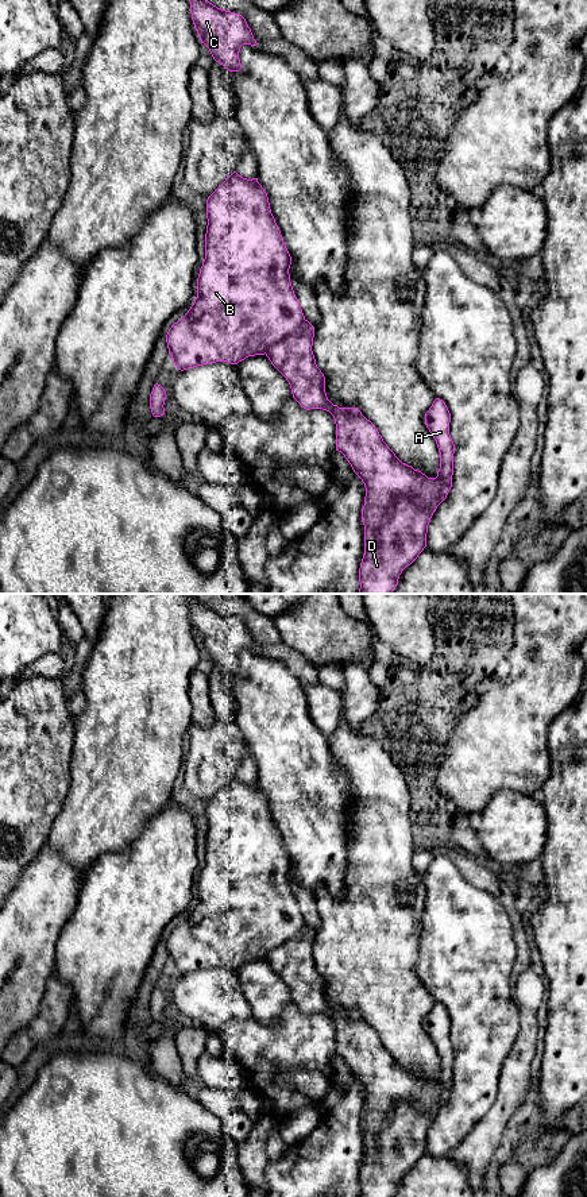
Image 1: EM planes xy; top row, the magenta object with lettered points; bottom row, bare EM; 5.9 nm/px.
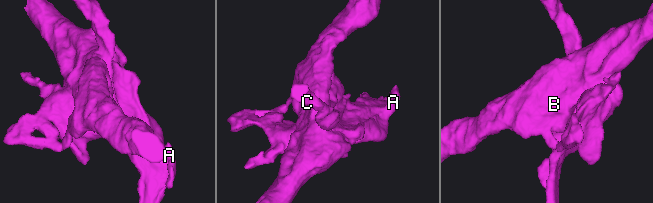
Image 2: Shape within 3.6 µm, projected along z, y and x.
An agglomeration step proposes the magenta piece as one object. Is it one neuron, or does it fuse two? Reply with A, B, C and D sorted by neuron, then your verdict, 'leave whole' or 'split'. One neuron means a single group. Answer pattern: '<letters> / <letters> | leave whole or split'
A C D / B | split

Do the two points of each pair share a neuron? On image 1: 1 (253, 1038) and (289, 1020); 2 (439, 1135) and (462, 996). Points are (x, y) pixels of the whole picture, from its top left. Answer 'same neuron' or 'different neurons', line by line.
1: same neuron
2: same neuron

